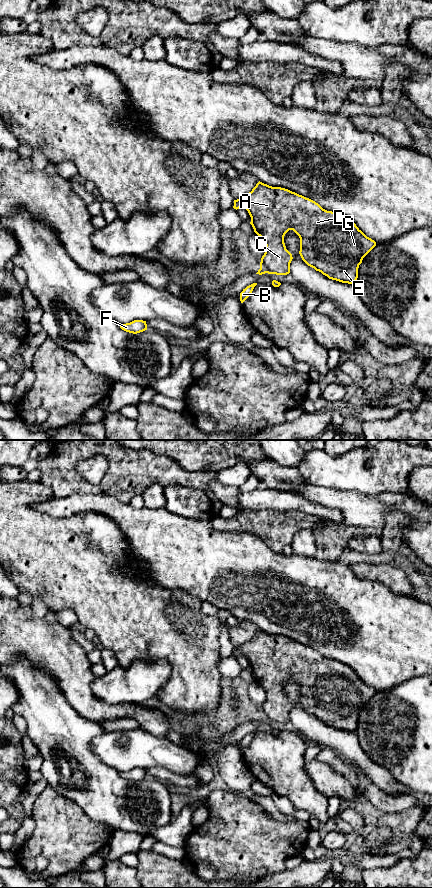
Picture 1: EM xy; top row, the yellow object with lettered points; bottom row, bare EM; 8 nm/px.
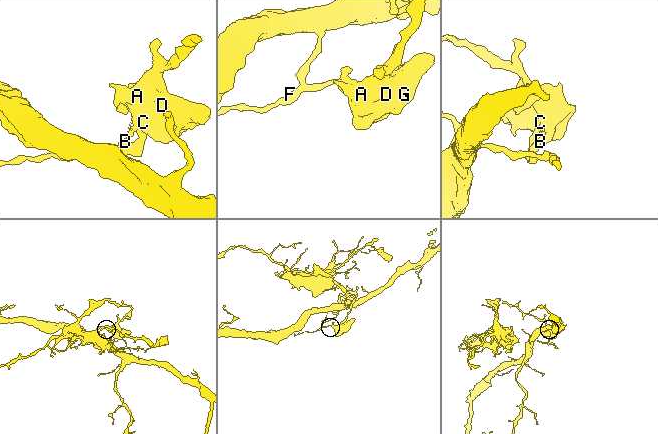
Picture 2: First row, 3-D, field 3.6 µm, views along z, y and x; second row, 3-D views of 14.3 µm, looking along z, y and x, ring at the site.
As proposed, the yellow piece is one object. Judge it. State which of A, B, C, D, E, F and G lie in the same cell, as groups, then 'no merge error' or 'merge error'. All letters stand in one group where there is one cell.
A C D E G / B F | merge error

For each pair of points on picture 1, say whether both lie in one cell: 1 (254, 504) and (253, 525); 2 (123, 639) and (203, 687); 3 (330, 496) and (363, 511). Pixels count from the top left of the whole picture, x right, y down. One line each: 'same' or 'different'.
1: different
2: same
3: same

